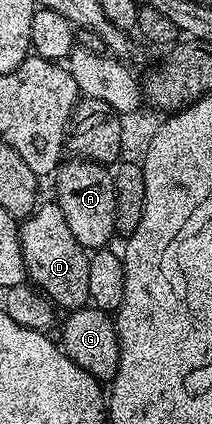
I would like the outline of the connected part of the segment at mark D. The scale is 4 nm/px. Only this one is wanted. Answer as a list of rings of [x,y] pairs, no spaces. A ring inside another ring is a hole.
[[[41,202],[31,215],[20,223],[20,248],[28,270],[28,279],[57,308],[75,309],[89,306],[89,252],[77,241],[74,233],[70,233],[70,225],[66,225],[66,217],[59,203]]]

